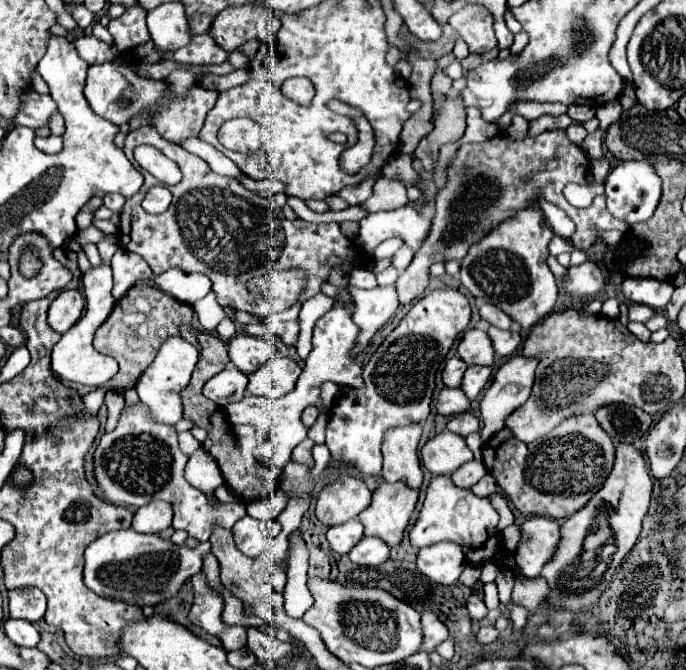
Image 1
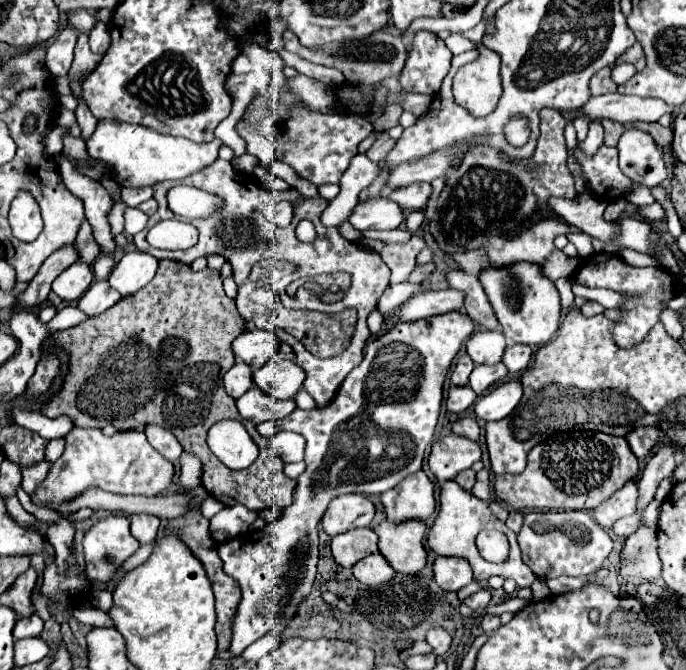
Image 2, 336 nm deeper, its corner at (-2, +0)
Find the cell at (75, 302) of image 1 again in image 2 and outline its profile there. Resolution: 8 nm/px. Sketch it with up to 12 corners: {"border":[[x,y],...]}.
{"border":[[74,262],[52,284],[64,302],[76,302],[92,284],[92,268]]}

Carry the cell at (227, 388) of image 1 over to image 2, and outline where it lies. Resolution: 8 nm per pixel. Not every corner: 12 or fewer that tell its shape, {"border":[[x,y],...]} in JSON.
{"border":[[234,364],[224,374],[228,396],[240,398],[254,386],[252,368]]}

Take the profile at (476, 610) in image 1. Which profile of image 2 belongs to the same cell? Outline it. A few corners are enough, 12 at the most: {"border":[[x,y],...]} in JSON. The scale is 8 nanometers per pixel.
{"border":[[484,588],[464,600],[472,610],[484,610],[490,592]]}

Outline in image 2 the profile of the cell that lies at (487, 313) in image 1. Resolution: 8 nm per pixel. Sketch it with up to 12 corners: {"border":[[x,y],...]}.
{"border":[[460,268],[448,270],[448,284],[464,292],[466,314],[482,328],[498,318],[478,282]]}

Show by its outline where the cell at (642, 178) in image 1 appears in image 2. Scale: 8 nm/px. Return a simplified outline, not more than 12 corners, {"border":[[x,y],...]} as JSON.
{"border":[[642,130],[618,142],[620,170],[654,188],[666,180],[662,148]]}

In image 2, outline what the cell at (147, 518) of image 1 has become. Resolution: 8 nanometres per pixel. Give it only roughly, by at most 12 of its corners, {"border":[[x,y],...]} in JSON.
{"border":[[130,516],[132,536],[140,544],[156,540],[160,518]]}

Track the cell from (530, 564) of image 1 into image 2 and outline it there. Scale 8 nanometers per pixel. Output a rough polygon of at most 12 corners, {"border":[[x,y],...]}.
{"border":[[584,510],[528,512],[522,560],[542,580],[594,574],[612,550]]}

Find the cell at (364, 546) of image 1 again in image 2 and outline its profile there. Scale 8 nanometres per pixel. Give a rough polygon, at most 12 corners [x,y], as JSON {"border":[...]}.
{"border":[[376,552],[352,566],[368,586],[388,582],[396,570]]}

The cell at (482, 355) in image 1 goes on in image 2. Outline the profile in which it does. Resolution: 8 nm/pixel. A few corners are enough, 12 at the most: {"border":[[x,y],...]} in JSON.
{"border":[[478,330],[466,342],[474,364],[496,364],[504,334]]}

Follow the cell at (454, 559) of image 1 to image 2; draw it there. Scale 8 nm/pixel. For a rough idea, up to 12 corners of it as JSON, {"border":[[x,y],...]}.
{"border":[[436,556],[434,580],[446,592],[472,582],[468,560]]}

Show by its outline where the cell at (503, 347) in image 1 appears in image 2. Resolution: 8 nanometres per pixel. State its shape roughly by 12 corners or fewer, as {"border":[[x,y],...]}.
{"border":[[506,346],[502,362],[510,372],[530,364],[530,346]]}

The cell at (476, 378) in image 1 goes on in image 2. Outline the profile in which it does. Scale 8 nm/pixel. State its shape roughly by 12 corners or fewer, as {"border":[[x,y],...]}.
{"border":[[502,362],[472,370],[470,388],[478,396],[508,376]]}

